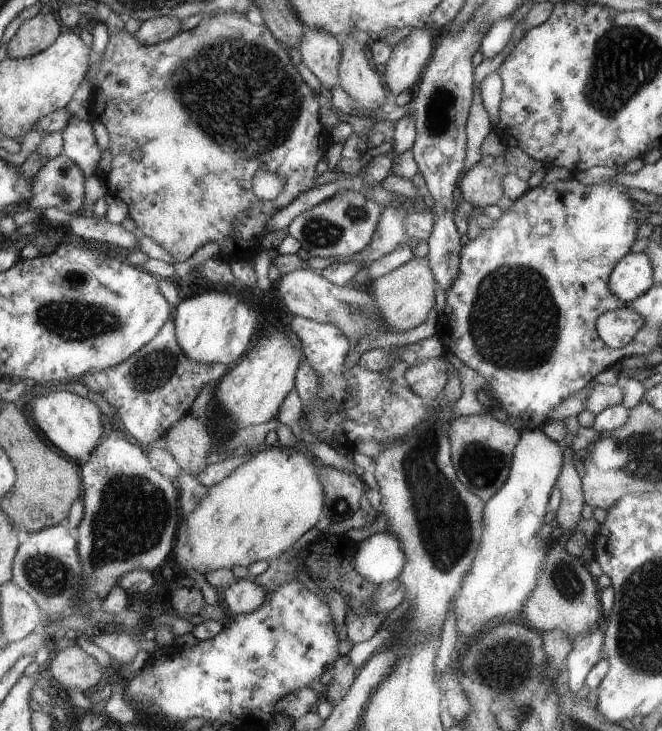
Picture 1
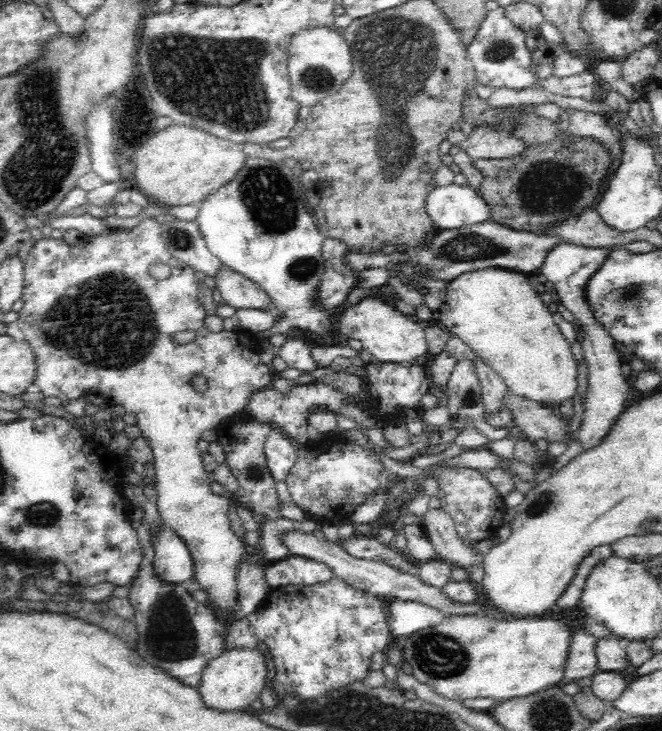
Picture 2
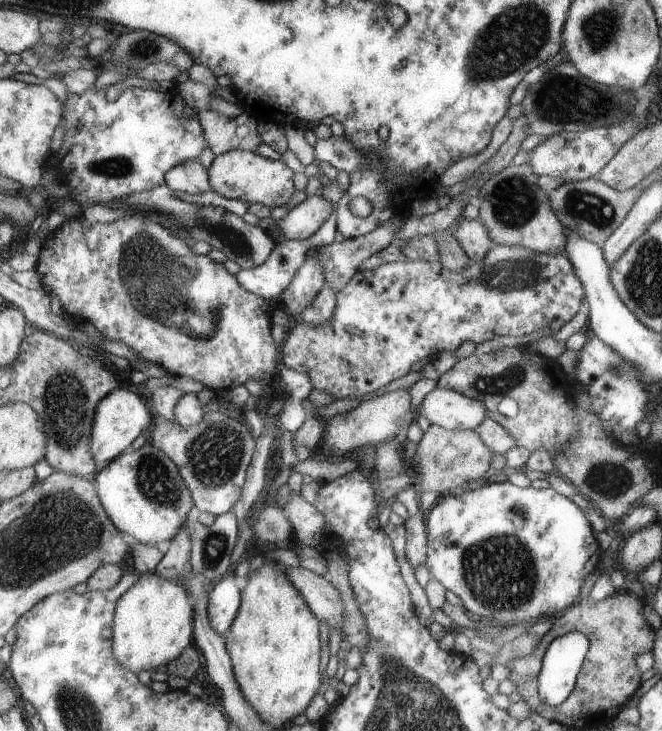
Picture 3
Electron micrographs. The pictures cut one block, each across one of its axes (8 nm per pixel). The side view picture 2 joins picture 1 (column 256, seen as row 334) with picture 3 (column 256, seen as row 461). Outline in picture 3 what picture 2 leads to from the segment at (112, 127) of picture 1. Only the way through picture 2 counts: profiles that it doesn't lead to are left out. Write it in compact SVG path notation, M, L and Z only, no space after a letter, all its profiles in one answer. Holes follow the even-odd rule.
M233 150L221 156L215 156L215 162L209 168L211 188L215 194L227 200L243 200L249 204L263 204L269 208L277 208L289 204L295 194L293 170L283 160L271 160L255 152Z

